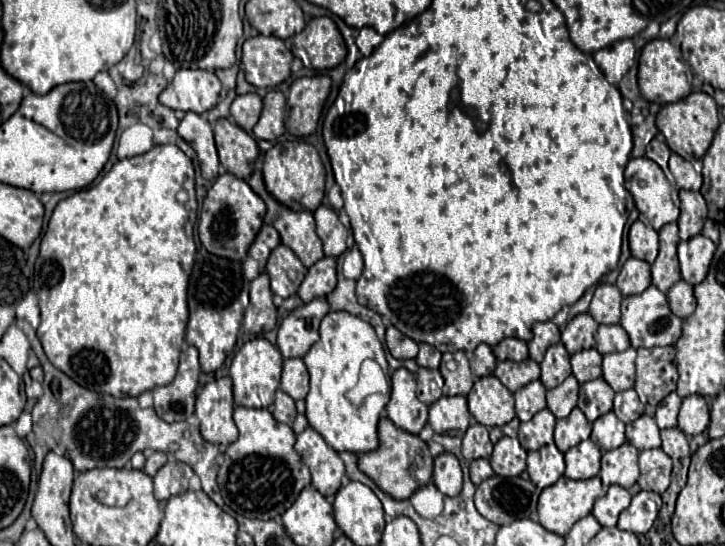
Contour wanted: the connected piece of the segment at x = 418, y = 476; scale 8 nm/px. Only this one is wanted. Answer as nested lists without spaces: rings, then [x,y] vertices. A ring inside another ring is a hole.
[[[381,417],[379,421],[379,447],[375,451],[359,455],[359,469],[371,477],[381,491],[391,495],[393,499],[409,499],[419,487],[427,485],[433,477],[433,457],[425,441],[417,435],[411,435],[391,423],[389,417]]]

